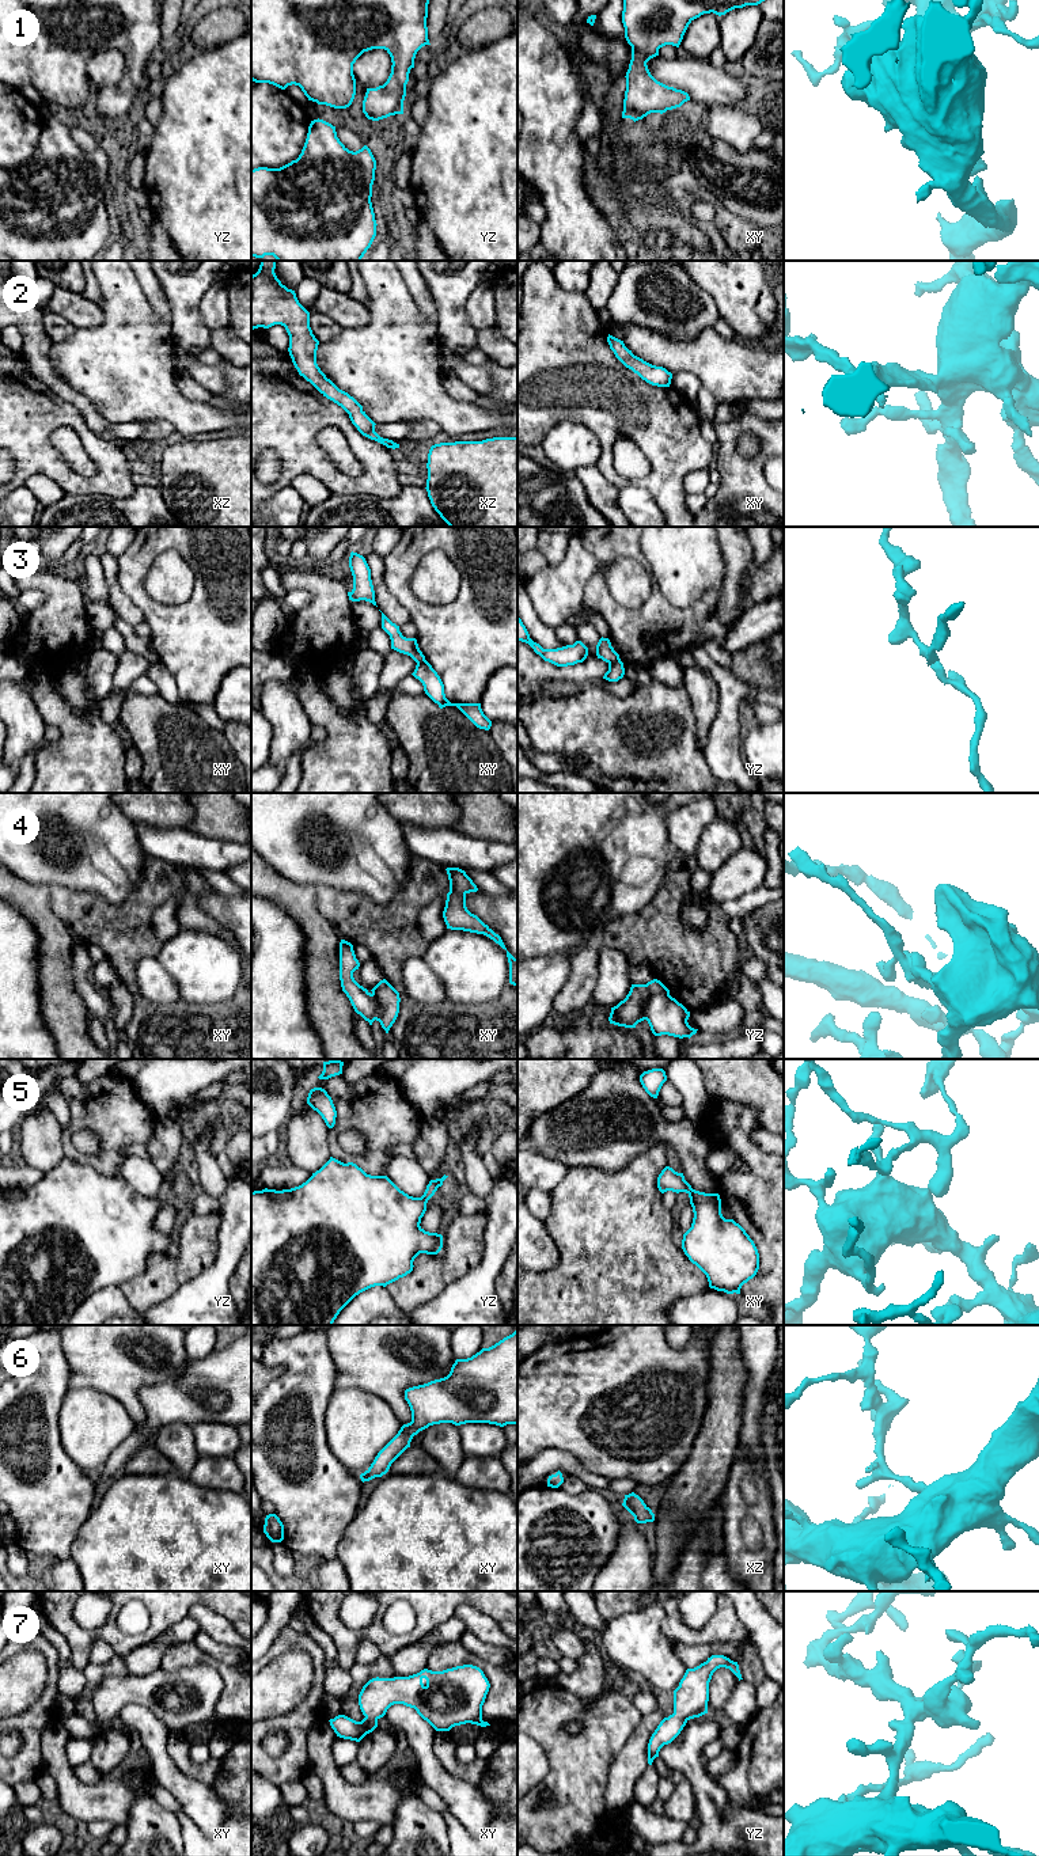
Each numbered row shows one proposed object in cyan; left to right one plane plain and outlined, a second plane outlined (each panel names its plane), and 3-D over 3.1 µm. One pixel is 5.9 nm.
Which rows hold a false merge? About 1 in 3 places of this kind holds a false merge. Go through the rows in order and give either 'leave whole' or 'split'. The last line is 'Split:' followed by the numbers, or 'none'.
1: leave whole
2: leave whole
3: split
4: split
5: leave whole
6: leave whole
7: leave whole
Split: 3, 4

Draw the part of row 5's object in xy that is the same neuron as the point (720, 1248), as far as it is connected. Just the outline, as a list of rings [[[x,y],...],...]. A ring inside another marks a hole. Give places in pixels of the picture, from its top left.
[[[670,1166],[659,1174],[657,1188],[661,1193],[672,1191],[689,1195],[694,1218],[683,1234],[682,1249],[706,1275],[709,1287],[740,1294],[742,1286],[759,1269],[759,1253],[746,1230],[723,1217],[720,1195],[693,1189],[683,1173]]]

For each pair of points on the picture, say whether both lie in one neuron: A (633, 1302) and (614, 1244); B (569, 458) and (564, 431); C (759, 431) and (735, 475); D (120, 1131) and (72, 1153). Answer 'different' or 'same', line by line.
A: same
B: same
C: same
D: same

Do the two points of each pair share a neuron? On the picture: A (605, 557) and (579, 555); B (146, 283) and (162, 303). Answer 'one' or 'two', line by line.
A: two
B: one

